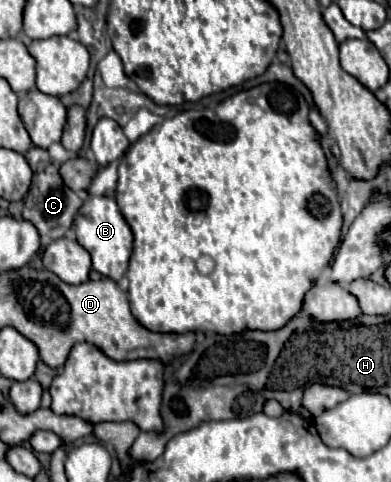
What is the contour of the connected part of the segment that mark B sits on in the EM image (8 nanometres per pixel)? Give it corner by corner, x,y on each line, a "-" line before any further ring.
96,196
86,200
76,216
76,240
90,252
92,268
96,272
116,282
126,274
132,256
132,230
126,224
124,216
120,214
116,200
108,196

